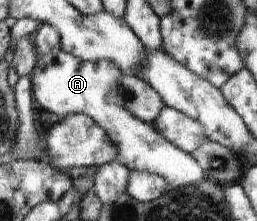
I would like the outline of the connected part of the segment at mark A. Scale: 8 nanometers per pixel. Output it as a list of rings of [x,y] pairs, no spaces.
[[[42,24],[32,35],[32,41],[37,61],[30,77],[33,95],[40,107],[61,119],[72,114],[92,117],[109,133],[110,139],[118,147],[118,159],[122,157],[123,164],[131,171],[162,175],[166,183],[176,189],[184,185],[198,185],[205,179],[205,173],[194,155],[185,153],[176,144],[170,143],[154,124],[138,119],[124,104],[109,101],[110,95],[113,95],[125,77],[118,63],[108,59],[102,62],[77,59],[61,48],[61,33],[49,24]]]

